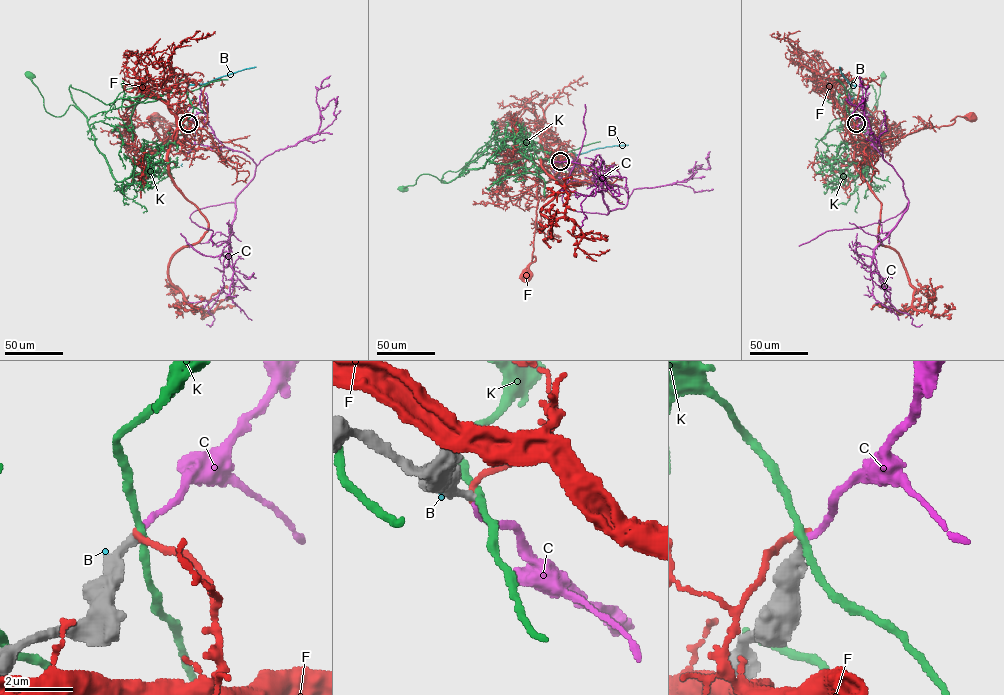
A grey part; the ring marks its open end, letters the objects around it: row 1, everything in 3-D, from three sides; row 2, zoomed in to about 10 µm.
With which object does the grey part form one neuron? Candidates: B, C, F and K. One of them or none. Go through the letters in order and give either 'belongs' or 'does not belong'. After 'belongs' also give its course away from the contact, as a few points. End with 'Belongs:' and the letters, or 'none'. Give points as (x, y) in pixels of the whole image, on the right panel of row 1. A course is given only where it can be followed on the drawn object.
B: does not belong
C: belongs; course (856, 123), (866, 113), (872, 144), (901, 179), (908, 201), (874, 250), (875, 271), (893, 306), (922, 324)
F: does not belong
K: does not belong
Belongs: C

